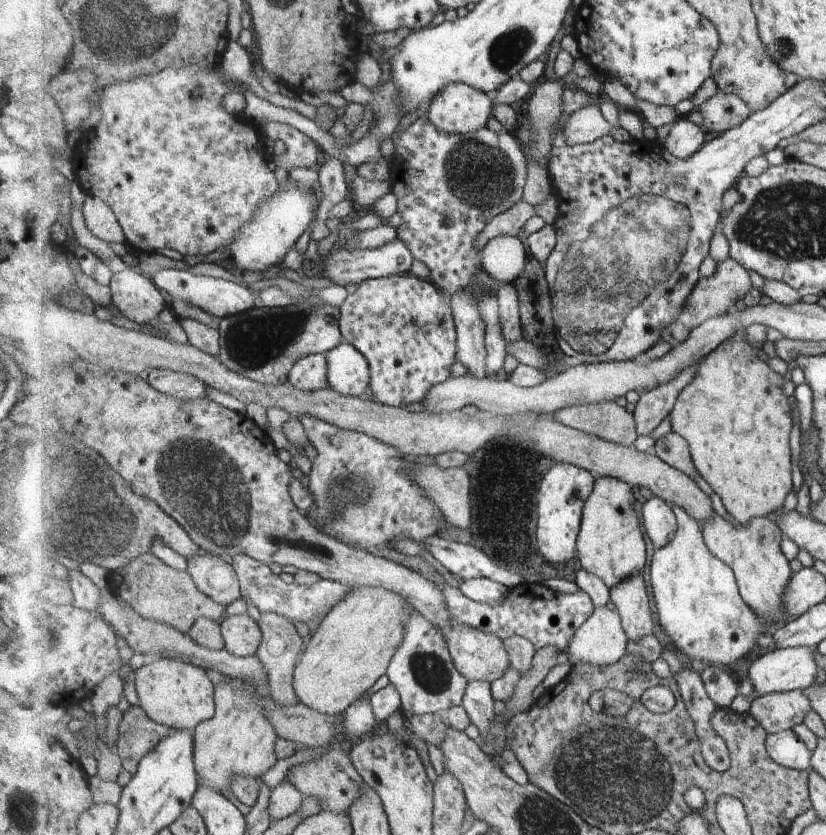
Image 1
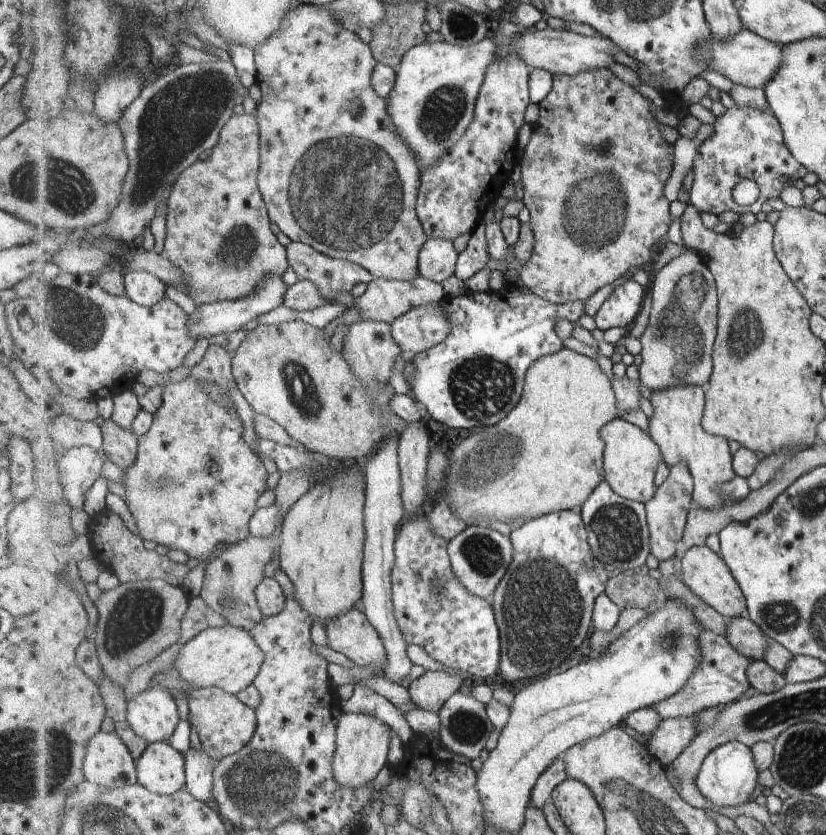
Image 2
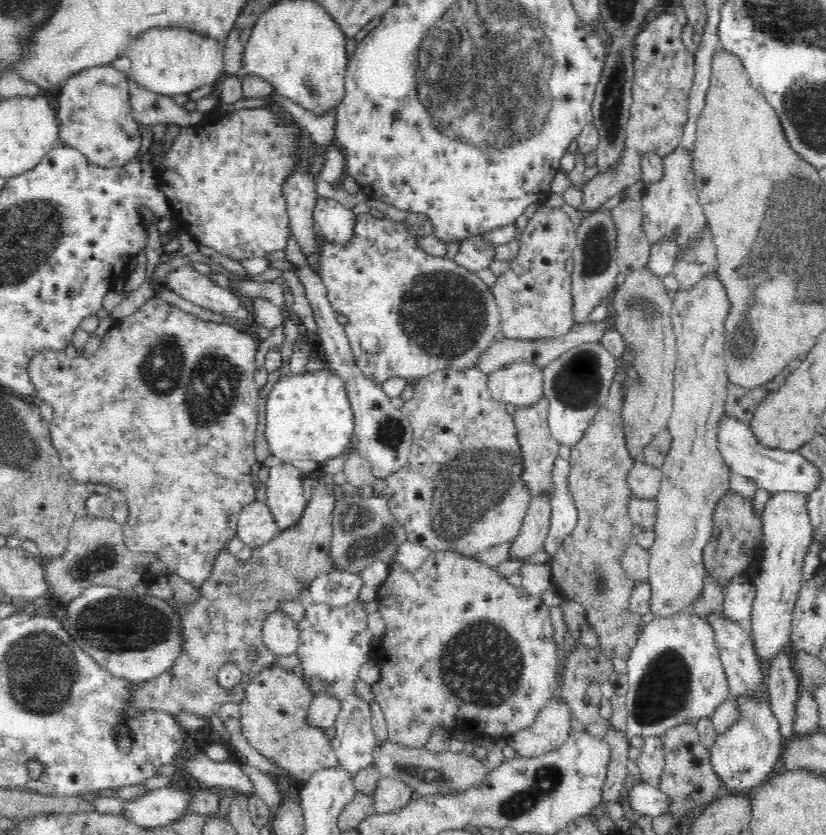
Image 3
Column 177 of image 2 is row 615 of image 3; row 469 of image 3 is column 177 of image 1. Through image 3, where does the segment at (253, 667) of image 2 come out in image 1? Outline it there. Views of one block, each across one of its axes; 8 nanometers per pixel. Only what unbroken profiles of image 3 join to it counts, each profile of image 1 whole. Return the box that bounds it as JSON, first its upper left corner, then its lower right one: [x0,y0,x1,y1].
[133,660,216,730]

